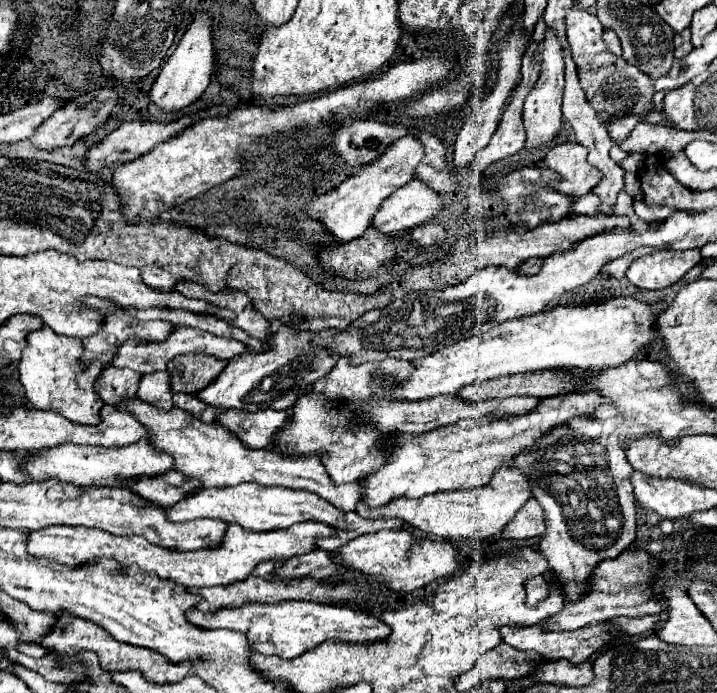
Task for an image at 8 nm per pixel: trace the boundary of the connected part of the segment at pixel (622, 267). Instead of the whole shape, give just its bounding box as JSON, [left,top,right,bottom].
[602,248,652,278]

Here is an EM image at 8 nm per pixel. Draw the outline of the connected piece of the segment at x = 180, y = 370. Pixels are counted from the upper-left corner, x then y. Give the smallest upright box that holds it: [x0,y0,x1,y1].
[168,354,226,394]

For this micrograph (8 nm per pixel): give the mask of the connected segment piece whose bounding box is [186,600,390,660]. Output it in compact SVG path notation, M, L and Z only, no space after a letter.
M286 600L278 604L262 604L248 602L238 608L226 608L214 614L200 612L198 608L190 608L186 612L188 622L198 628L230 628L240 630L252 650L258 650L266 656L280 656L282 660L292 660L302 656L308 650L314 650L326 640L342 640L342 642L374 642L382 640L390 628L376 616L348 608L348 606L332 606L320 602L304 602L304 600Z

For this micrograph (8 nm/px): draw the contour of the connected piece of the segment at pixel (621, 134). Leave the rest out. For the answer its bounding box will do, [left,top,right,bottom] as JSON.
[608,114,638,144]

